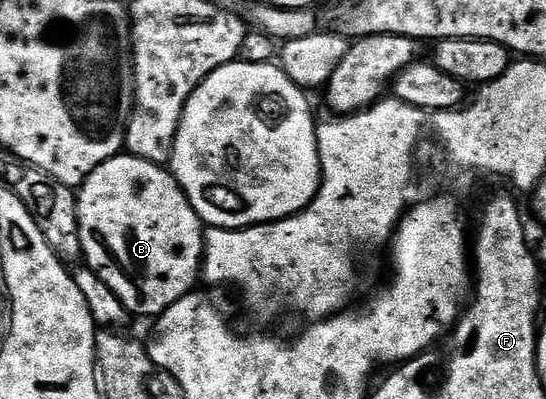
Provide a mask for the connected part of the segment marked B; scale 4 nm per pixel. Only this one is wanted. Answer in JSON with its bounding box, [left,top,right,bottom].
[76,155,206,319]

